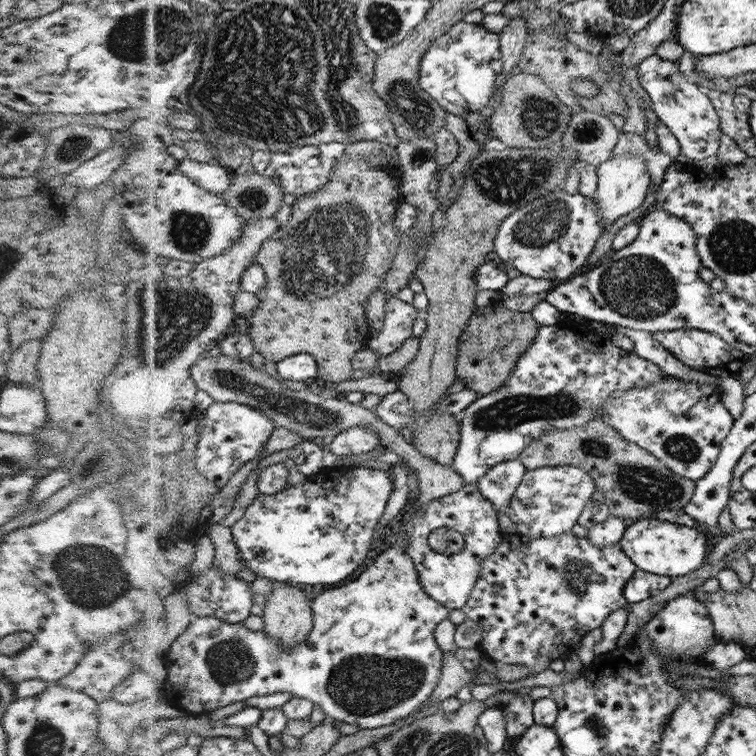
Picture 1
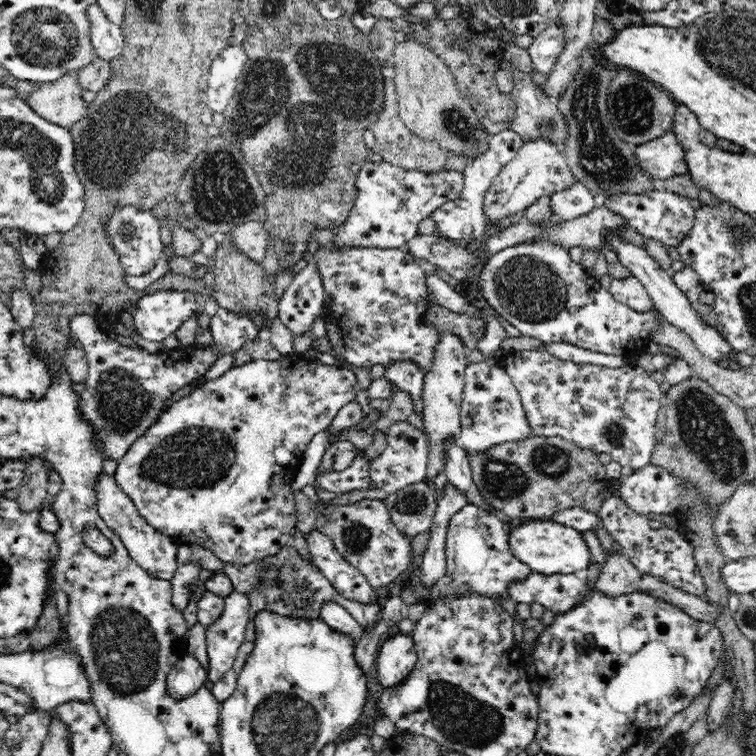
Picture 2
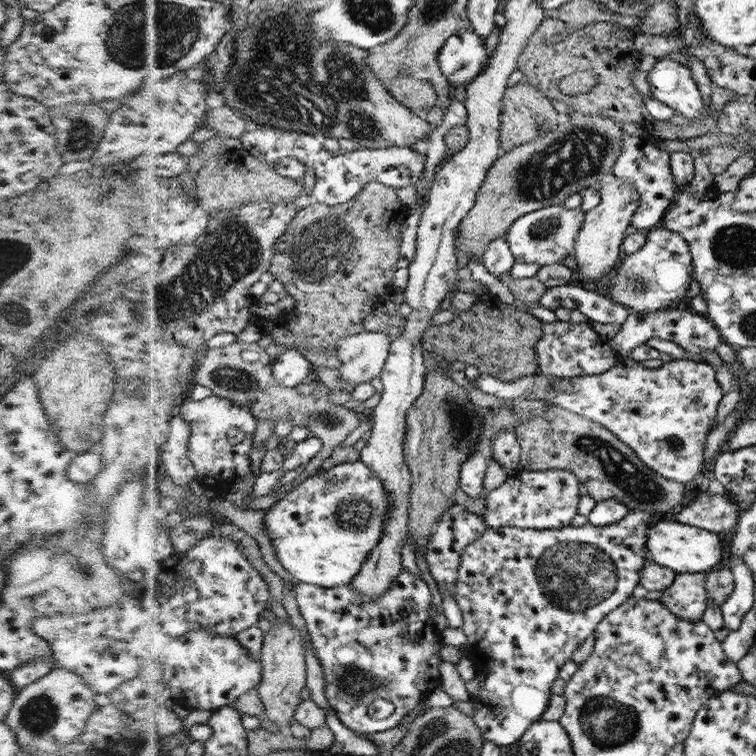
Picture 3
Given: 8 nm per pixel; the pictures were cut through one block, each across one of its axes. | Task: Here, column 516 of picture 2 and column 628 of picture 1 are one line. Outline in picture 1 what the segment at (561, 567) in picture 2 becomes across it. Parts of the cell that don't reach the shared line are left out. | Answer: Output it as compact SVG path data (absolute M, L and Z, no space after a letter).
M653 516L629 521L624 536L618 543L638 569L670 578L698 570L704 565L709 554L707 535L701 530L666 522Z

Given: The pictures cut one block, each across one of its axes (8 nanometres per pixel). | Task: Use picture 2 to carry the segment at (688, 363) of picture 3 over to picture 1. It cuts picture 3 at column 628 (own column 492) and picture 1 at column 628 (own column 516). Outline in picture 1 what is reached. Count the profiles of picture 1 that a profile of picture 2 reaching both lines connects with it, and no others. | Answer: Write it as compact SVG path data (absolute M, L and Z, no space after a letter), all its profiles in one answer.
M668 377L648 387L632 387L615 394L599 410L599 415L602 422L616 429L622 438L644 447L675 474L695 482L710 472L734 424L734 418L720 402L716 386L671 381Z

